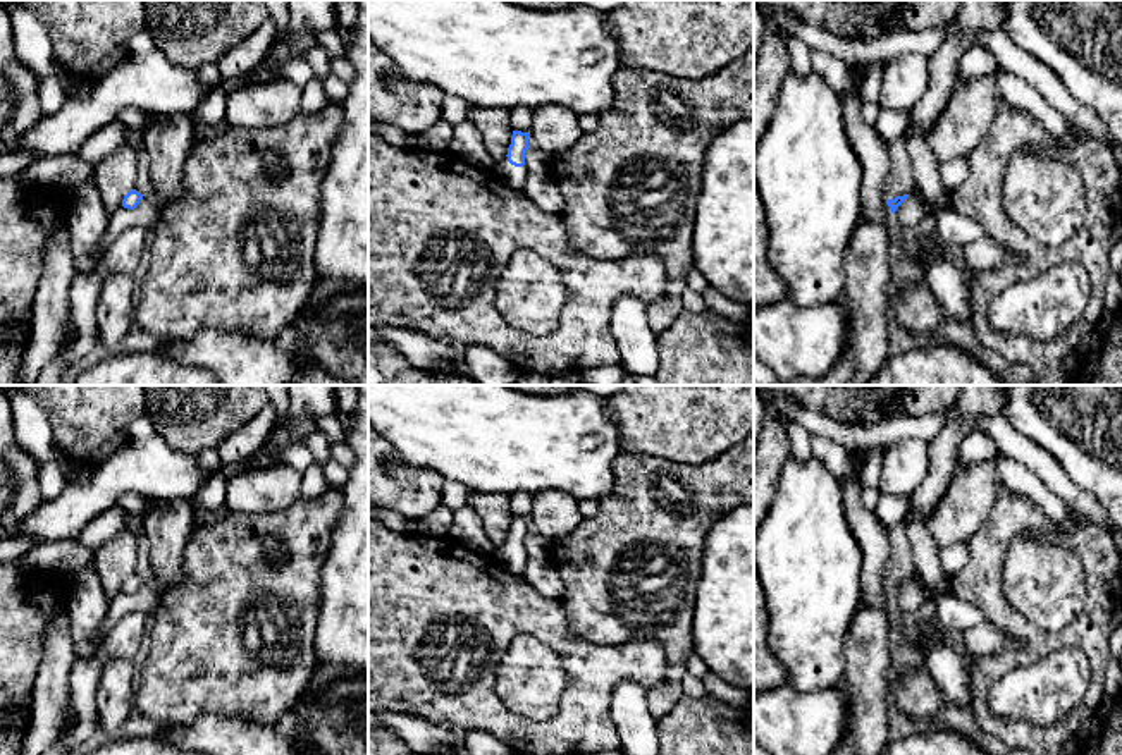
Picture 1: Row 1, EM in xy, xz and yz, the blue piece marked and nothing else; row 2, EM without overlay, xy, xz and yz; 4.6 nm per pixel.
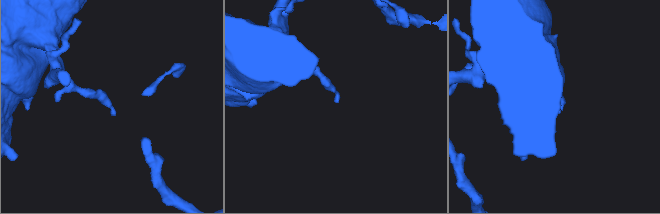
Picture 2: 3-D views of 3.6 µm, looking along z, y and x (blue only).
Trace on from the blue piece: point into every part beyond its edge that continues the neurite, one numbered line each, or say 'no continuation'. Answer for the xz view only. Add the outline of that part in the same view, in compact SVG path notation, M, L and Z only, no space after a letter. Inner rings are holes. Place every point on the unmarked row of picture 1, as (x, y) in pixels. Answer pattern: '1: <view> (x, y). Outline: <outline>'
1: xz (511, 561). Outline: M508 542L501 547L496 549L492 557L513 576L520 578L523 576L527 561L530 559L528 554L523 552L515 552L508 547Z

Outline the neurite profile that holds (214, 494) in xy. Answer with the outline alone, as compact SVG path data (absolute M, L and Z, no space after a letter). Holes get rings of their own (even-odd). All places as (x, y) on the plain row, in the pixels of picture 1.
M227 471L210 473L205 485L189 497L191 506L194 509L219 509L225 506L229 495L229 478L231 473Z

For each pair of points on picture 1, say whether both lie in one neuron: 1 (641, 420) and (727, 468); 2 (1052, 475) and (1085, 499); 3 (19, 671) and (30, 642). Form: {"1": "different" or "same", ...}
{"1": "different", "2": "same", "3": "same"}

